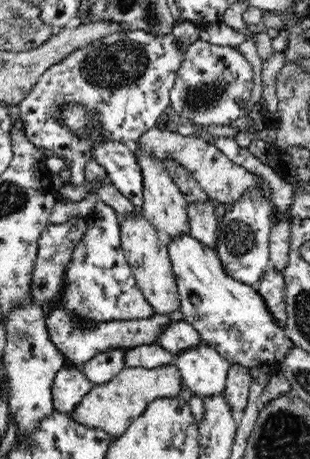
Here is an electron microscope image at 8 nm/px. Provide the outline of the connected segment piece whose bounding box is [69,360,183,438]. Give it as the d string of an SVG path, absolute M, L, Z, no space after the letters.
M173 362L158 368L124 367L110 382L92 386L79 406L69 414L73 420L90 428L105 430L112 438L122 433L137 420L156 398L176 398L182 390L182 375Z

